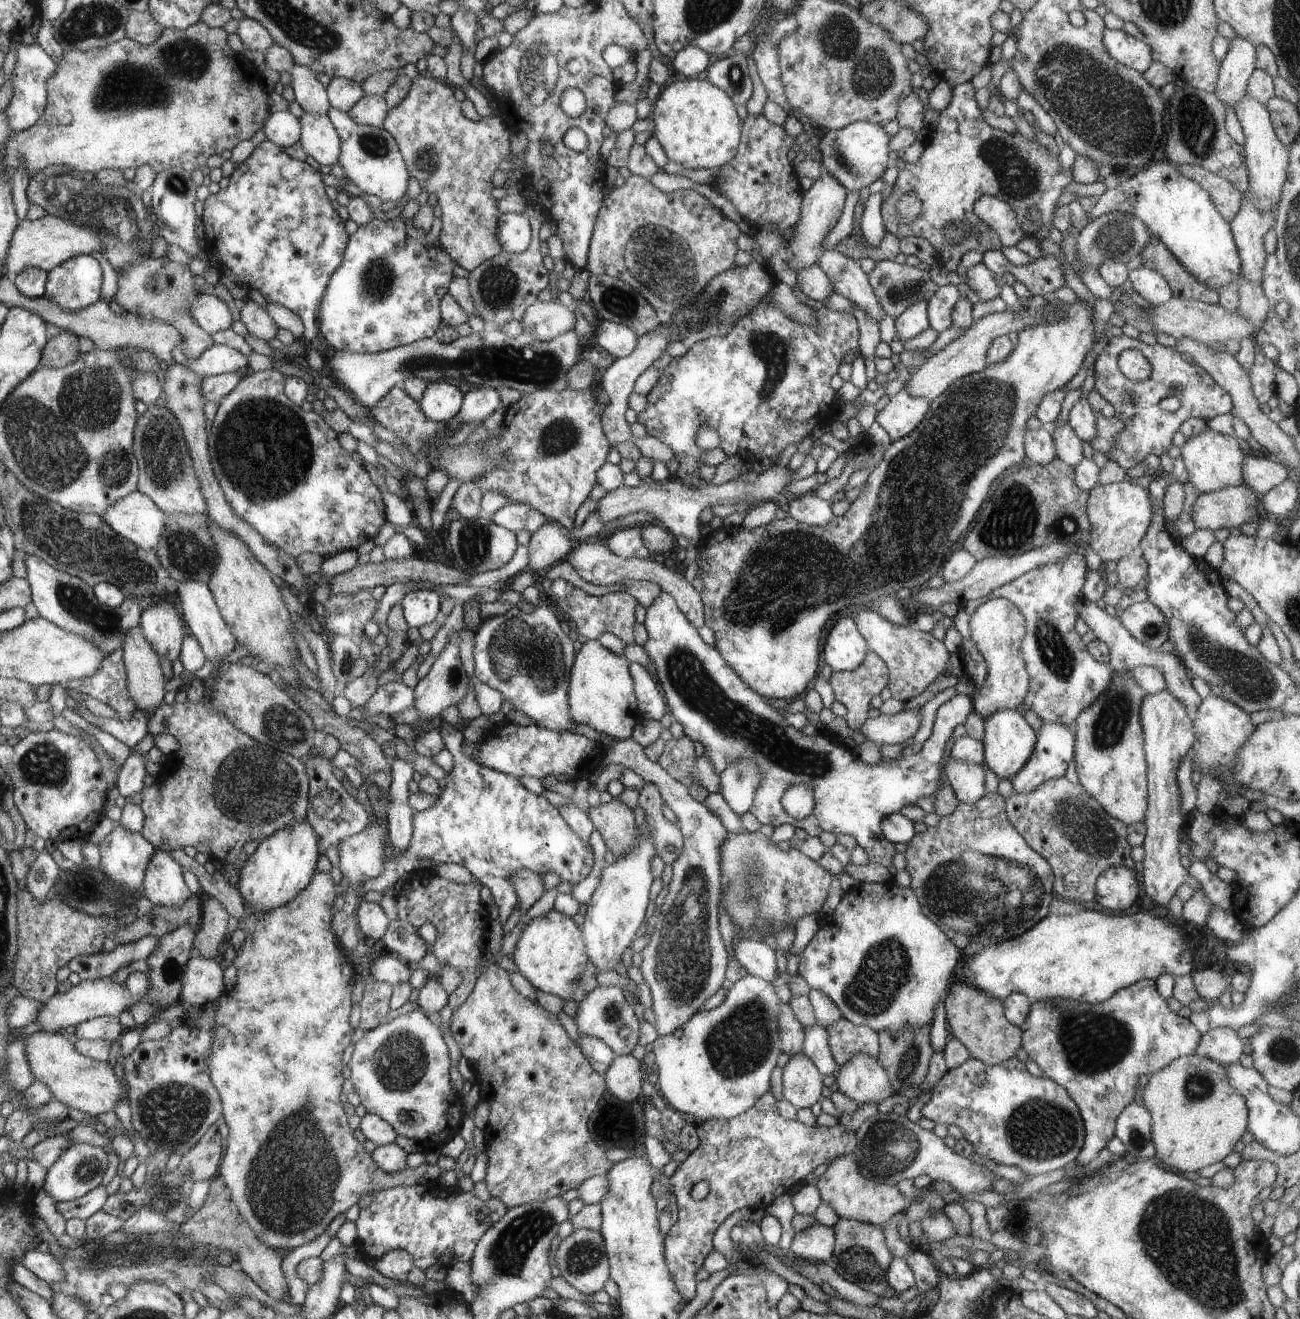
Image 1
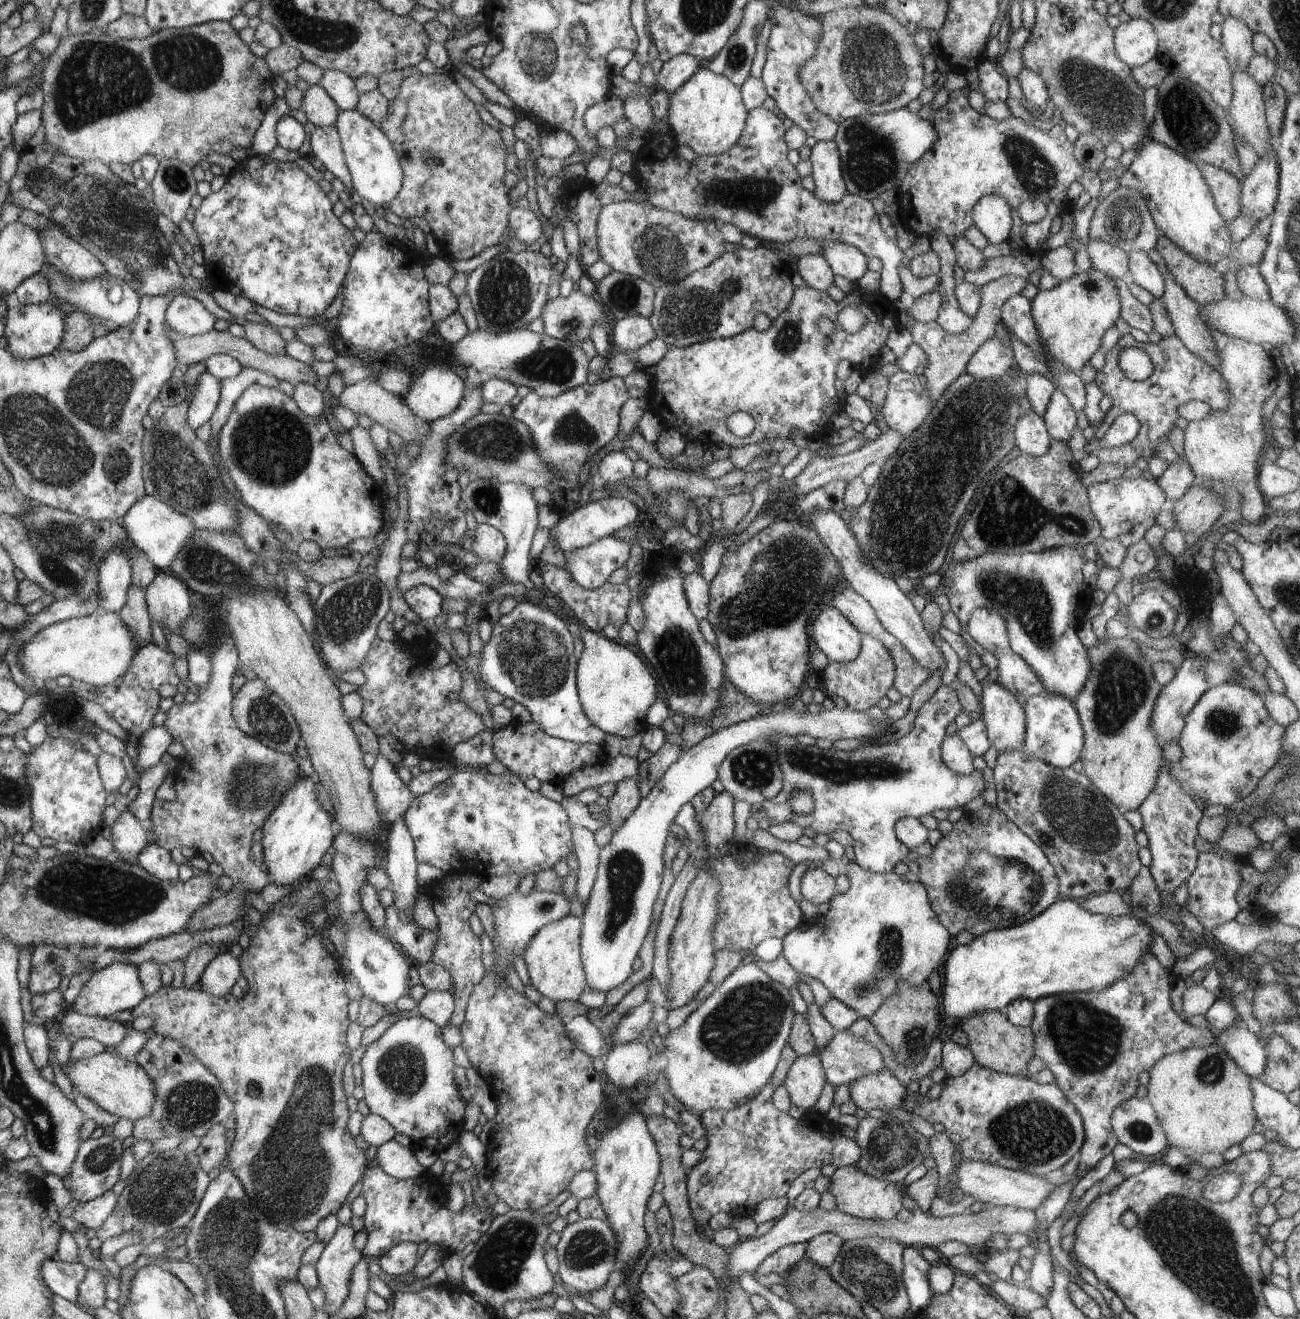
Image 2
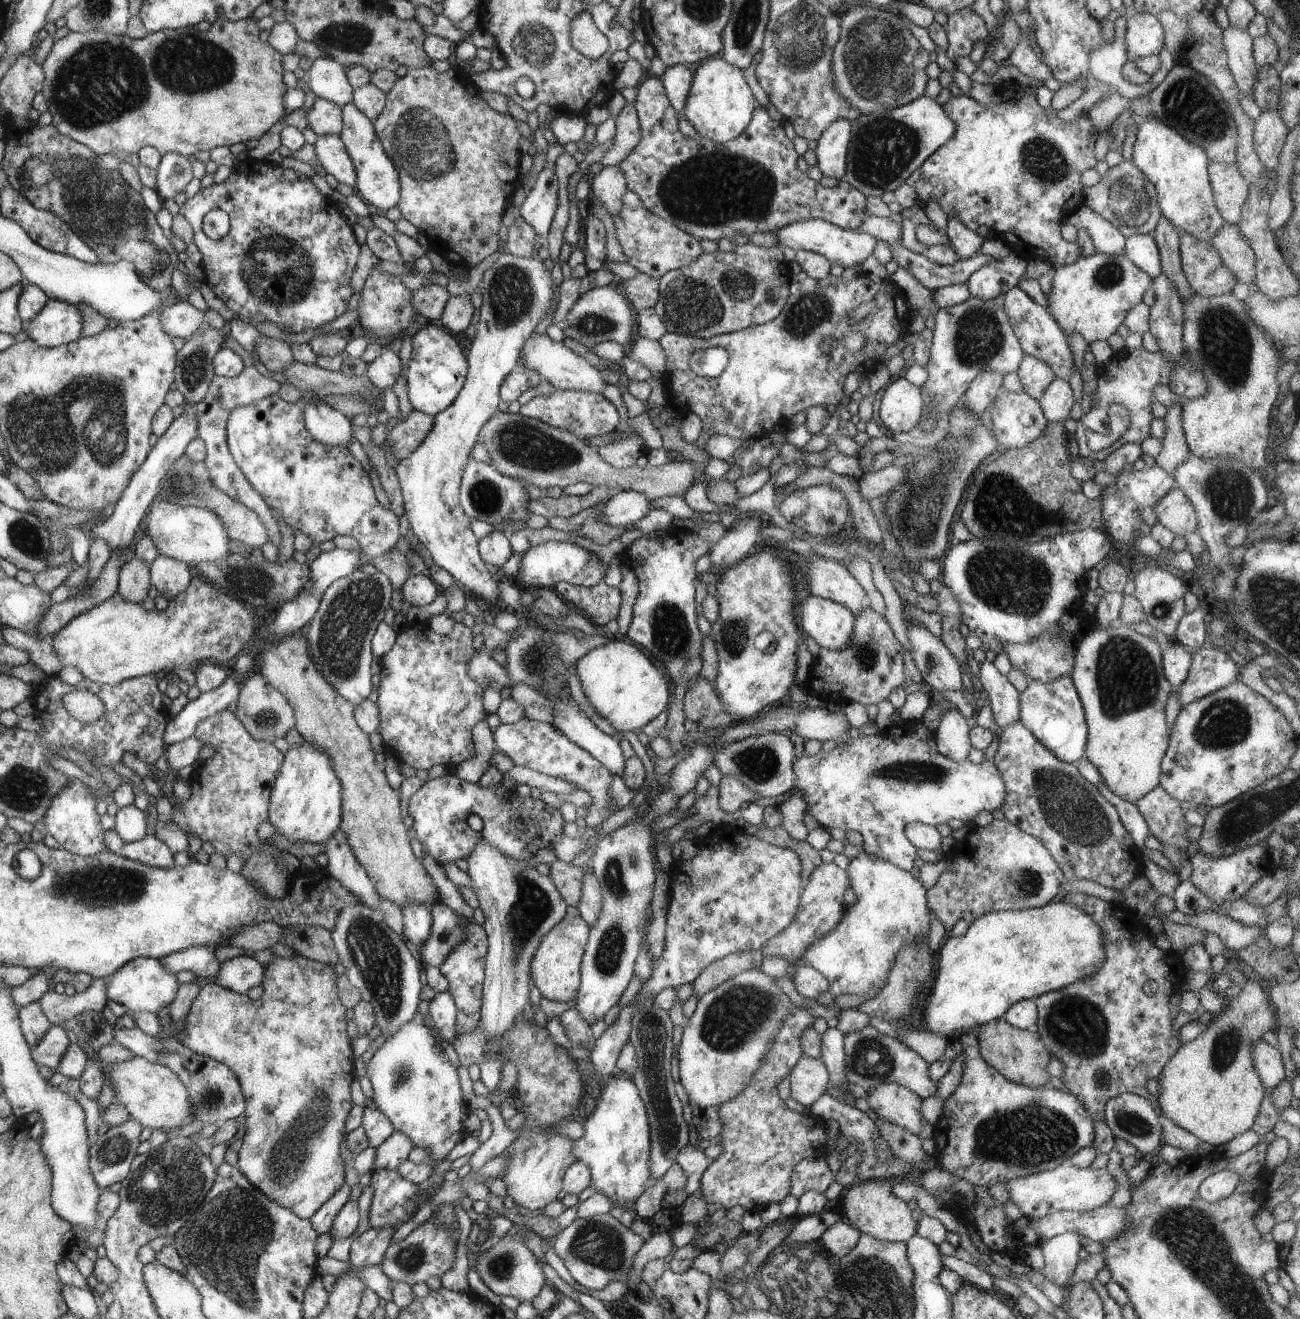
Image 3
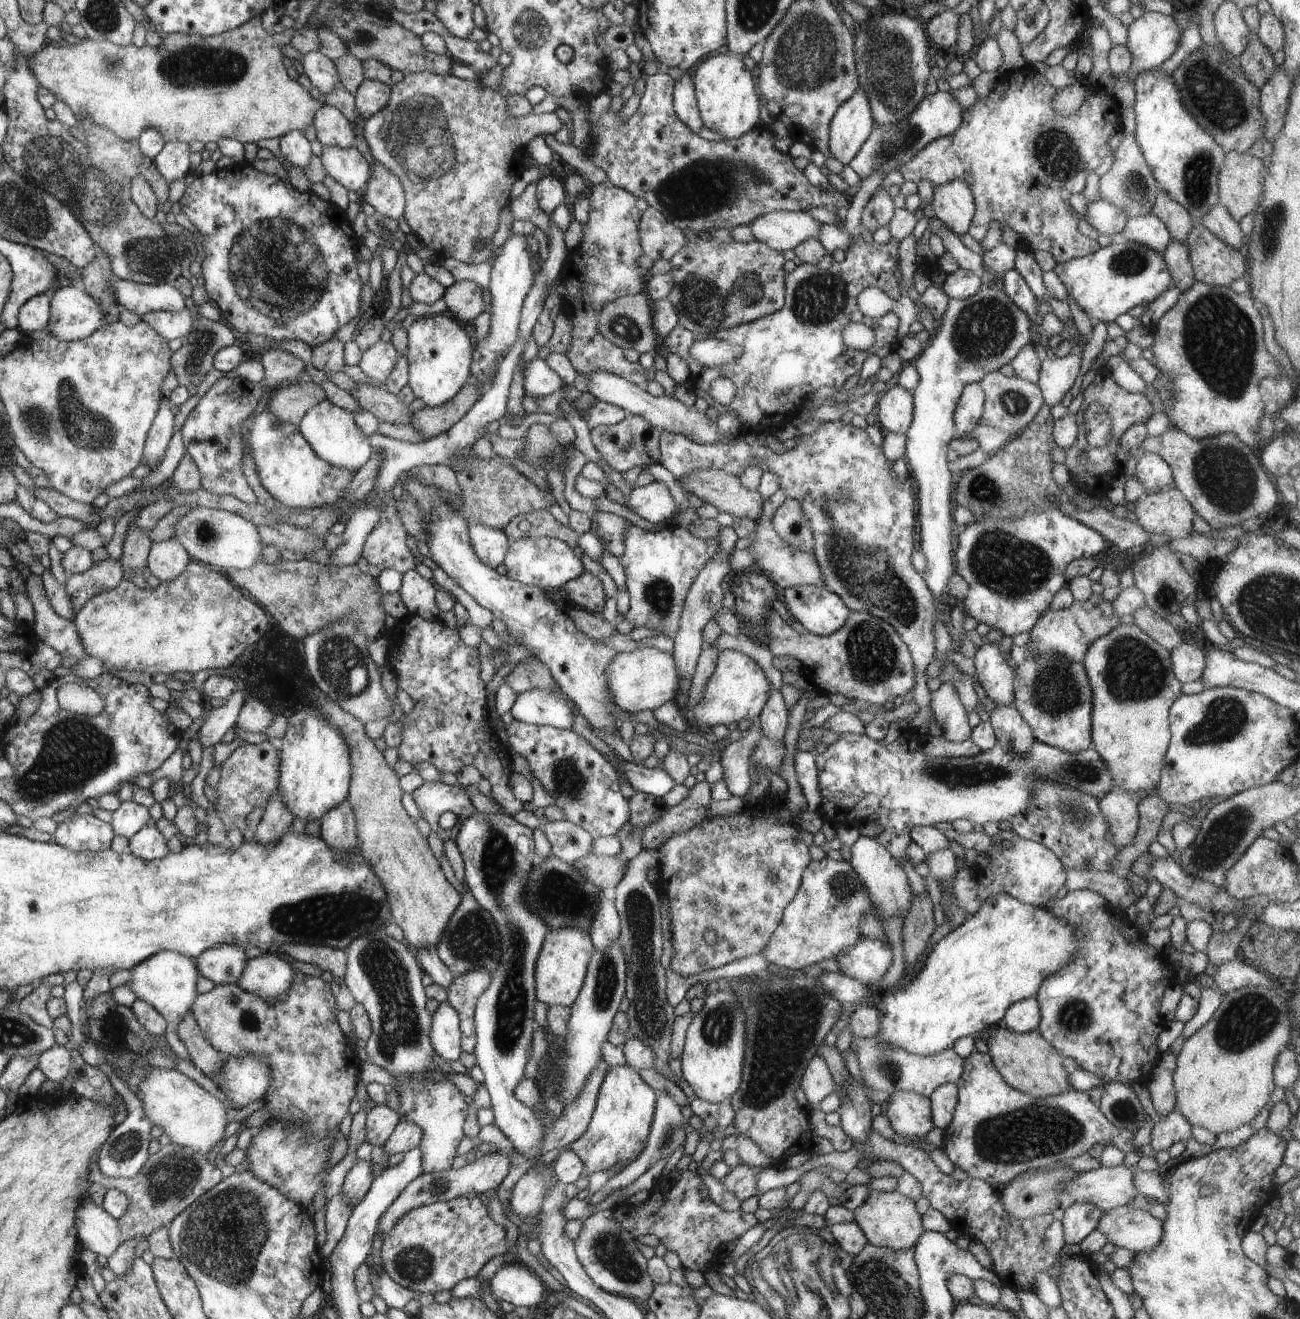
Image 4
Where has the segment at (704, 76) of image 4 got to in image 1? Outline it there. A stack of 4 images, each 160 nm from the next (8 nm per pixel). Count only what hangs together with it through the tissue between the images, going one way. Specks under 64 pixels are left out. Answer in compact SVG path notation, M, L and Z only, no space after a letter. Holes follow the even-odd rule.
M676 77L651 103L653 136L660 142L669 162L692 169L721 168L731 161L741 142L740 118L736 105L721 88L702 77Z

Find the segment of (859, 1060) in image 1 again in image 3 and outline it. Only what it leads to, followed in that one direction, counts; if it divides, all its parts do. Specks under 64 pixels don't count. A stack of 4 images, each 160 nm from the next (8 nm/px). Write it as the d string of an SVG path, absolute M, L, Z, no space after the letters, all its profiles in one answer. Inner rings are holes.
M896 1083L879 1084L867 1090L867 1102L878 1117L907 1128L924 1138L933 1138L933 1128L921 1115L922 1099Z

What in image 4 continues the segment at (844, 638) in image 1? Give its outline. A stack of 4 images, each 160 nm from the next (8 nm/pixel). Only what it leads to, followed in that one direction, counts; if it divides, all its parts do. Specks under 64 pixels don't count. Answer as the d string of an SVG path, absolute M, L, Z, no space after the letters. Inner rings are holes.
M800 585L781 590L781 599L793 618L812 634L827 637L844 626L851 610L824 586Z

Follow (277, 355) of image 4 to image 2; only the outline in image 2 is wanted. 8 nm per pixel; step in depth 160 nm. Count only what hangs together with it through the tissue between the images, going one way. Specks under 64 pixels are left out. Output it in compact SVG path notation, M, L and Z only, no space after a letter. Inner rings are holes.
M246 321L243 327L245 338L259 351L271 355L284 354L284 338L276 331L276 327L272 323Z

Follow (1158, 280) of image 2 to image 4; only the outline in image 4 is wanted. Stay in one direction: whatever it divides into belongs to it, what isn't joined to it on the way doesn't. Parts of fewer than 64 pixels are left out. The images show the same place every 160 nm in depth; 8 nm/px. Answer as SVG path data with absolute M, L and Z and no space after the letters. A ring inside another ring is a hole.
M1152 211L1143 217L1129 217L1120 239L1144 245L1162 256L1172 241L1166 226Z

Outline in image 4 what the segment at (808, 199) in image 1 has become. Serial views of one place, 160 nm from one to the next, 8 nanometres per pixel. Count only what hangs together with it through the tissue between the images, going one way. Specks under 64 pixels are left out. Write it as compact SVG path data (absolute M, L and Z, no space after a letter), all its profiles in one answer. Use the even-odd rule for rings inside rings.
M859 86L857 91L834 113L830 121L827 148L843 166L856 156L873 129L869 100Z

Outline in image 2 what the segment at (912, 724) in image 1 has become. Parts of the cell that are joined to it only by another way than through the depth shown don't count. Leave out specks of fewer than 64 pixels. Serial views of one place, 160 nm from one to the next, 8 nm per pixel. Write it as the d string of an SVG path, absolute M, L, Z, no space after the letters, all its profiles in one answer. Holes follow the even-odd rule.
M789 707L785 712L756 715L750 720L718 729L693 747L683 750L626 822L613 832L610 842L599 850L597 877L582 915L582 960L590 988L606 994L630 978L632 962L652 925L652 906L664 874L662 854L667 851L670 825L686 803L718 778L718 769L728 752L752 741L766 742L770 735L796 737L808 734L815 739L827 738L832 743L844 738L870 738L874 741L878 732L888 728L886 721L874 719L867 712L830 707L813 714L808 711L798 713Z

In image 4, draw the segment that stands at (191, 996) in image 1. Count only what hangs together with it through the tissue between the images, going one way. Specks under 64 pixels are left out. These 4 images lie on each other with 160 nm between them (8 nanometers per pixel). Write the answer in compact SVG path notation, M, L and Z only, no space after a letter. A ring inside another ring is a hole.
M262 953L246 961L237 985L246 992L254 993L262 999L280 999L293 985L293 978L298 970L290 966L291 960L276 953Z

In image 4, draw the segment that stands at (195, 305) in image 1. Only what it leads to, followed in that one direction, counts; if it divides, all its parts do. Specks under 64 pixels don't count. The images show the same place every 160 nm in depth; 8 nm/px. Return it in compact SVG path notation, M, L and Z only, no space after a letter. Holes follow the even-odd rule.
M184 307L180 312L152 311L142 316L154 330L168 340L186 336L192 330L192 312Z

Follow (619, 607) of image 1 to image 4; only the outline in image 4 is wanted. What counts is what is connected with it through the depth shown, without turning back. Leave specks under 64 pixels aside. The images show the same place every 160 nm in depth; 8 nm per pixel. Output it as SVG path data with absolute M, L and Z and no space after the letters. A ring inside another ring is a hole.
M587 570L576 580L570 580L560 591L564 599L572 600L576 606L584 610L596 614L604 610L607 598L602 581Z

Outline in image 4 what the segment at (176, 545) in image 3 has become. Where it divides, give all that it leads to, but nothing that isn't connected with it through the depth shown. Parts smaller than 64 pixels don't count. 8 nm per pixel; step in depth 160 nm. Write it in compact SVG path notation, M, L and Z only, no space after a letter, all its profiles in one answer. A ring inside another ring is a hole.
M196 507L178 520L174 534L193 561L209 564L223 571L252 568L258 560L264 560L262 550L265 544L258 534L258 525L228 511Z

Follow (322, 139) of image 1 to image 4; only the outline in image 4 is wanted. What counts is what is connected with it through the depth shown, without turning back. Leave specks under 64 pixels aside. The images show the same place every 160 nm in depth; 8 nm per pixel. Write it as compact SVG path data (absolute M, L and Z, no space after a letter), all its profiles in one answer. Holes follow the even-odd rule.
M356 145L323 147L321 161L328 176L340 182L348 191L362 194L369 182L371 166Z

